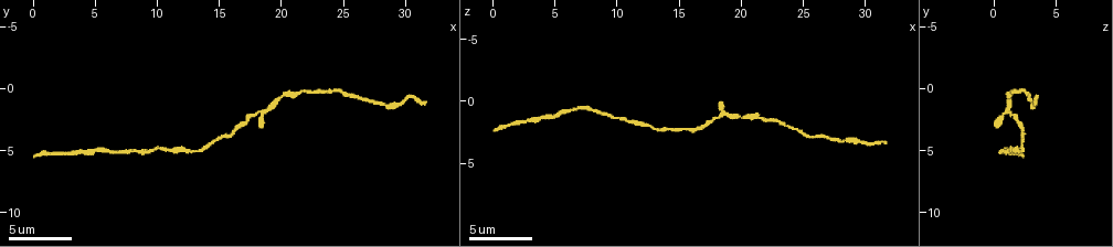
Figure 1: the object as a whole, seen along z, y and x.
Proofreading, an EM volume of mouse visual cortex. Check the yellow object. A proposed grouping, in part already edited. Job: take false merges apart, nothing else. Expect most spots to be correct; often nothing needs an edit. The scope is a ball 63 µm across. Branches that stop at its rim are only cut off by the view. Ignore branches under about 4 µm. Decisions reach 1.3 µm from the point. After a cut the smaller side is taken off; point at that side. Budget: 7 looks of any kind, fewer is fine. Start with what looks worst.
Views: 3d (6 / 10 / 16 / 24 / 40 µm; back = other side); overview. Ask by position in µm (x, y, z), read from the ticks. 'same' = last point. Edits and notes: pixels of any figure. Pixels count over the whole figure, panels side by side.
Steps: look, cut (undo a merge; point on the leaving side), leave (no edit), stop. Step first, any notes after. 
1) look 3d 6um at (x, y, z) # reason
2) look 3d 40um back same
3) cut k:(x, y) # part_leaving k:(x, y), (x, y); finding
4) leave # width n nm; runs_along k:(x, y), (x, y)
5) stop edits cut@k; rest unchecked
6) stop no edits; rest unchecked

look 3d 6um at (10.8, 5.0, 1.4) # sudden change in width

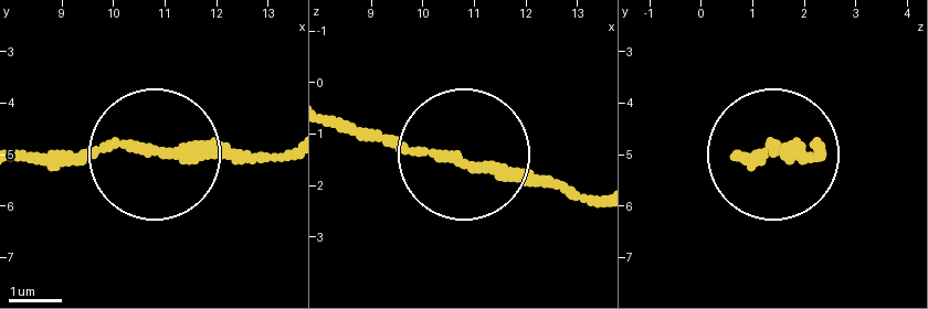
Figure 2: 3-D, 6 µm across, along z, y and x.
leave # width 200 nm; runs_along 2:(593, 201), (447, 148), (329, 126); all the same cell

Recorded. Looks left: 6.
look 3d 10um at (18.0, 1.8, 1.2) # three-way junction

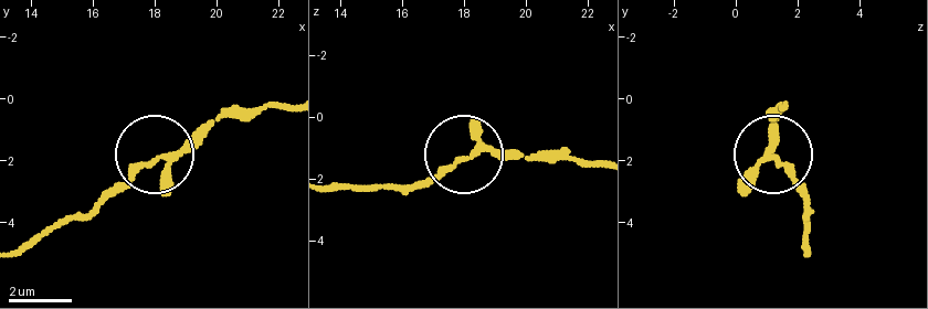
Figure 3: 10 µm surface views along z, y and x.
leave # width 160 nm; runs_along 3:(408, 188), (493, 149), (529, 157); all the same cell

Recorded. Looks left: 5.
look 3d 16um at (21.8, 0.2, 1.4) # thick turns thin

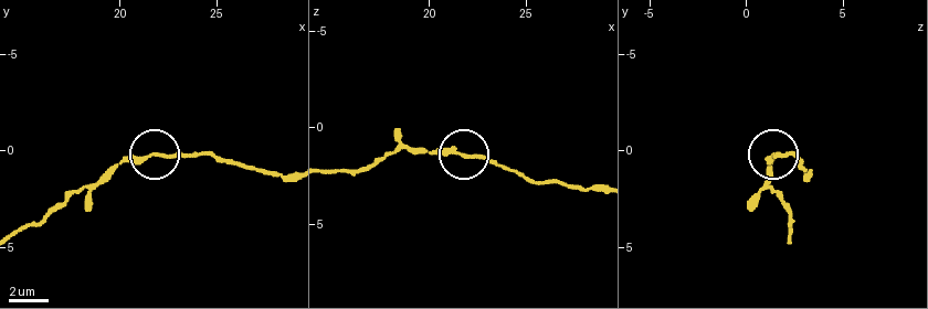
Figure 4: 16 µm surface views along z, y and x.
look 3d 6um at (22.1, 0.4, 1.6)

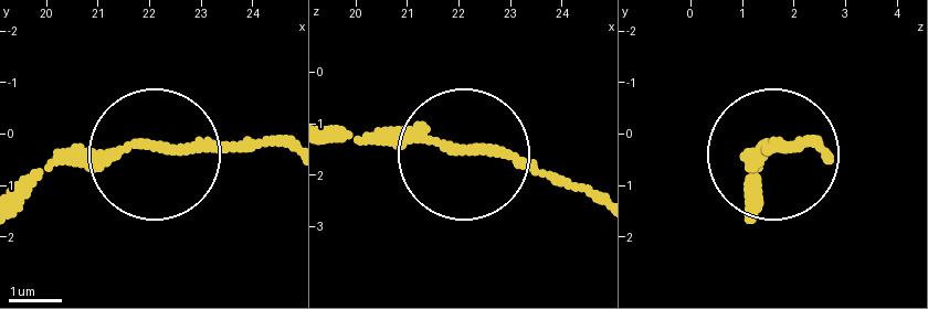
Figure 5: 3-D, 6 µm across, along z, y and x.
leave # width 170 nm; runs_along 5:(18, 200), (58, 164), (137, 147), (291, 147); one cell here

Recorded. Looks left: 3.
stop no edits; rest unchecked

